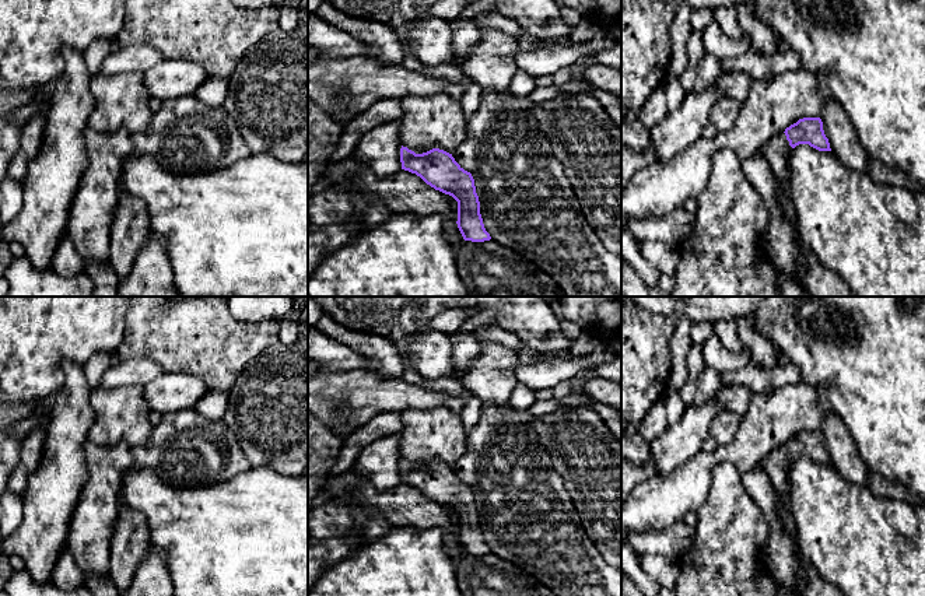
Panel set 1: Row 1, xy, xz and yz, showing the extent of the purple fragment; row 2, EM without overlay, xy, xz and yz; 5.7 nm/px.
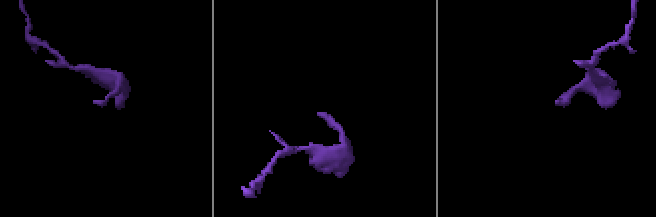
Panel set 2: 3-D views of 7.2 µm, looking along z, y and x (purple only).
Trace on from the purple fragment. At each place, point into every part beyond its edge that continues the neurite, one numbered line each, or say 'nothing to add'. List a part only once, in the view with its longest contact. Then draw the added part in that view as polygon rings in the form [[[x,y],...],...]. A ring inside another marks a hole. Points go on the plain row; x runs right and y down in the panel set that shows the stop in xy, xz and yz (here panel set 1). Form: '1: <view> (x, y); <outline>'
1: yz (777, 463); [[[778,446],[760,462],[760,466],[777,490],[777,516],[796,541],[795,520],[789,508],[789,466],[792,463],[785,446]]]

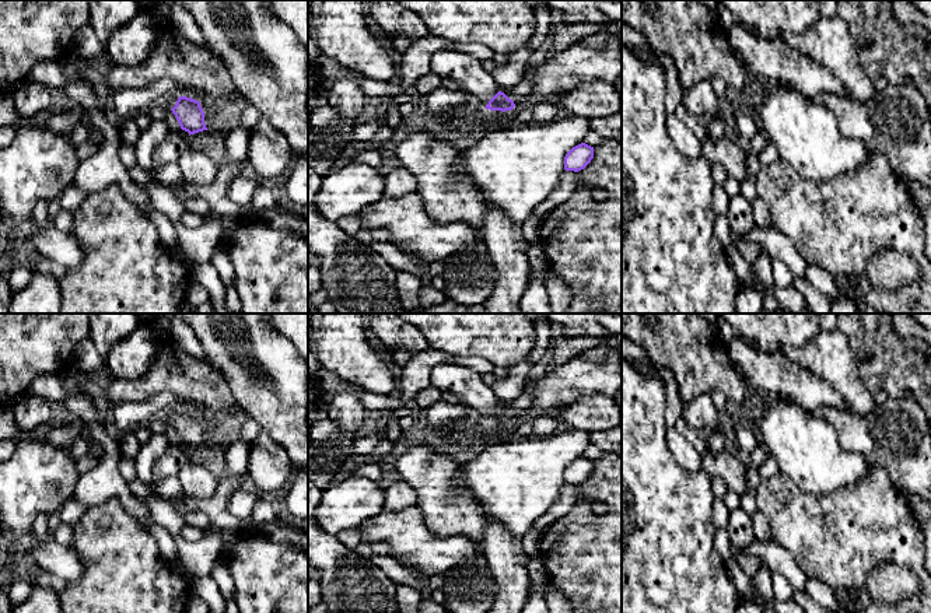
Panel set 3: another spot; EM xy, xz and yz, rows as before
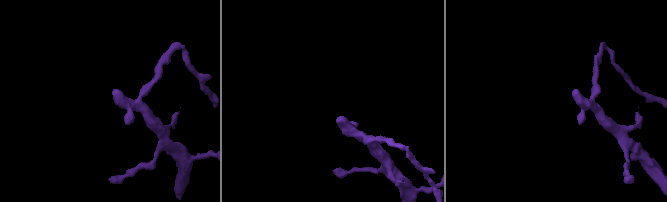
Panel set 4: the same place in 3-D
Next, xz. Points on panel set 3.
1: xz (466, 384); [[[454,362],[435,365],[431,371],[431,385],[441,392],[459,396],[476,417],[484,420],[500,404],[491,386],[477,372]]]

